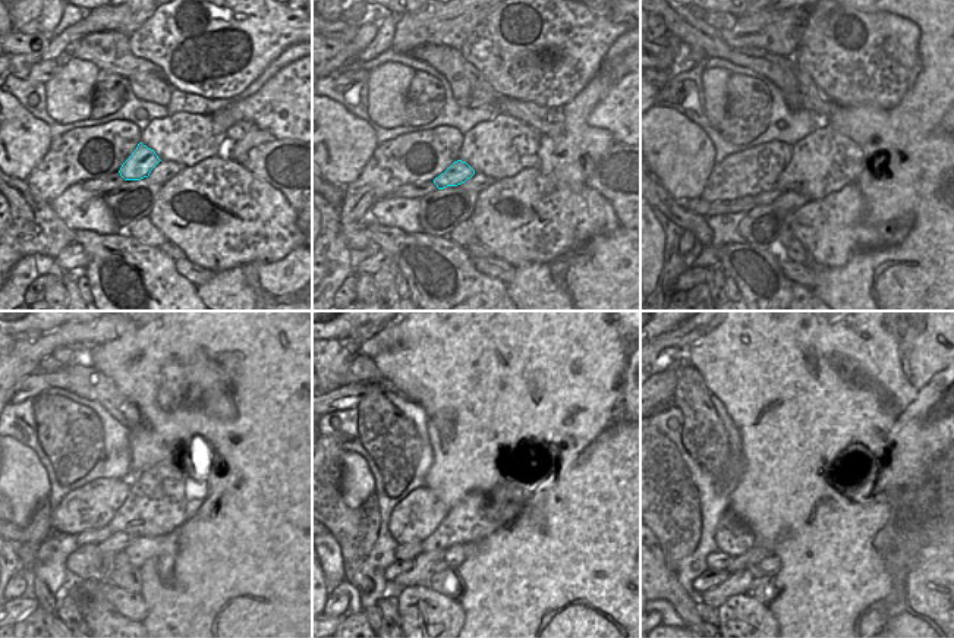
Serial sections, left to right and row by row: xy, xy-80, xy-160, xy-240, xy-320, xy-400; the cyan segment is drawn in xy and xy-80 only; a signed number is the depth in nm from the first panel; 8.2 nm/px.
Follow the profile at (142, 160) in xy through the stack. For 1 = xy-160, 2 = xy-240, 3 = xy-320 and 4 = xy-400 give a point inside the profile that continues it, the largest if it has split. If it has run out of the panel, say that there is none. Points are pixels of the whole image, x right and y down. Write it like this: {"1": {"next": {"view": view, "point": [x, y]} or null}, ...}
{"1": {"next": {"view": "xy-160", "point": [768, 197]}}, "2": {"next": {"view": "xy-240", "point": [98, 536]}}, "3": {"next": {"view": "xy-320", "point": [408, 550]}}, "4": {"next": {"view": "xy-400", "point": [717, 560]}}}

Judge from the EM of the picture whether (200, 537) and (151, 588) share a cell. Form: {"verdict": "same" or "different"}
{"verdict": "same"}

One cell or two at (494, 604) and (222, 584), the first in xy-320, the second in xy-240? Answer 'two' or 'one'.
one

